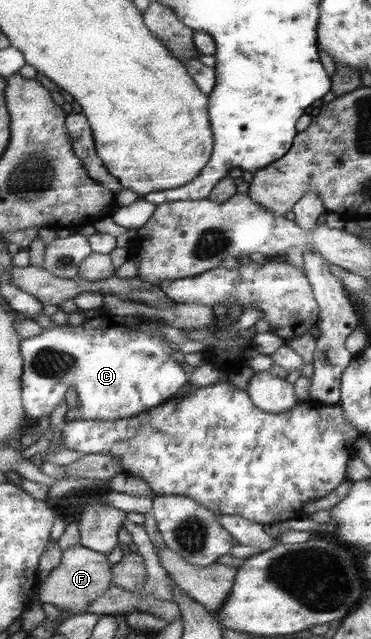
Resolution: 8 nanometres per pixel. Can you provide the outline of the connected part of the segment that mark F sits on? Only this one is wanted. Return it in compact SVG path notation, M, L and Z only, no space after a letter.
M77 544L62 553L60 565L41 583L38 597L43 604L50 603L59 612L68 612L72 616L86 613L84 610L104 596L114 581L111 566L108 565L107 555L96 553L95 550L87 549L86 546Z

